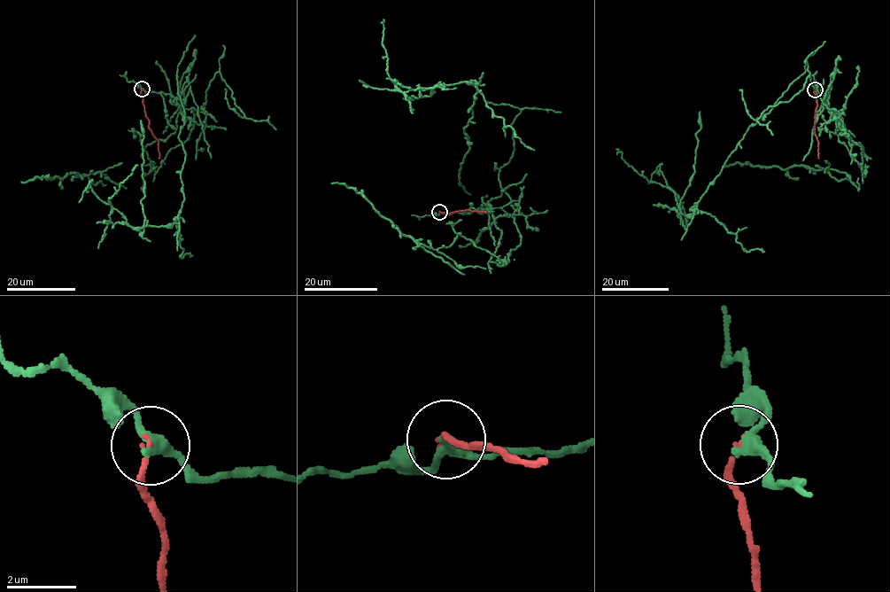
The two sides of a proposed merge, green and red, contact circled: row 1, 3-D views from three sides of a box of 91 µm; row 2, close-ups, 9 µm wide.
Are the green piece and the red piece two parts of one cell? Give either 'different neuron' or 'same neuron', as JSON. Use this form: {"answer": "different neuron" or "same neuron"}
{"answer": "different neuron"}

